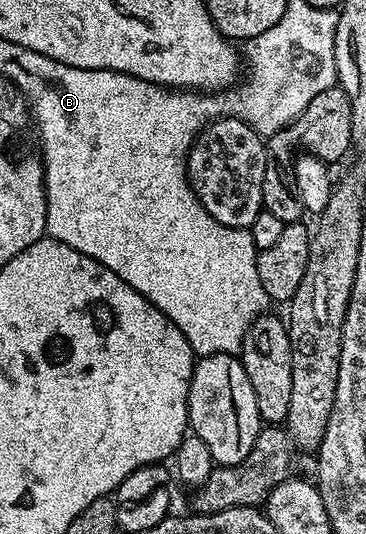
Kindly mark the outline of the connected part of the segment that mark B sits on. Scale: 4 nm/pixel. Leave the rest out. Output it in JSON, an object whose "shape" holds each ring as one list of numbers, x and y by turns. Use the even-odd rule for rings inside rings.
{"shape":[[270,26,270,28,272,36,268,36,268,30,262,30,262,34,258,34,252,40,247,41,248,64,252,67,252,77,245,84,237,83,235,86,229,87,227,90,217,91,215,94,209,94,204,90,177,90,172,86,151,84,142,78,131,76,125,72,111,72,108,68,106,70,71,68,37,52,34,52,32,69,24,76,22,88,30,97,30,108,34,113,35,122,37,120,40,123,40,140,44,143,42,160,46,165,46,183,48,185,47,235,53,240,74,246,79,252,94,258,110,270,114,270,114,274,118,274,118,278,122,278,122,282,126,282,130,286,134,286,134,290,144,293,145,298,151,304,158,306,182,330,182,334,190,342,193,353,200,358,206,356,235,357,243,348,246,334,253,324,269,311,270,301,266,290,262,290,262,278,258,278,258,266,256,265,258,249,251,231,246,228,222,226,218,223,206,210,206,206,200,200,191,179,186,178,188,158,192,155,192,150,197,147,199,141,196,139,199,136,201,139,205,129,221,118,240,120,259,132,261,137,273,136,274,133,284,131,289,124,295,122,306,110,306,106,310,106,310,101,317,94,322,94,320,88,316,88,316,80,312,80,312,76,300,76,300,72,296,72,296,68,288,68,288,64,276,64,276,44,284,44,284,40,292,40,292,56,296,56,296,44,300,44,300,40,296,40,296,36,284,36,284,32,280,32,280,28,274,26],[272,64,276,64,276,68,280,68,280,76,276,76,276,72,272,72],[207,304,224,304,224,312,199,312,196,309,204,308]]}

